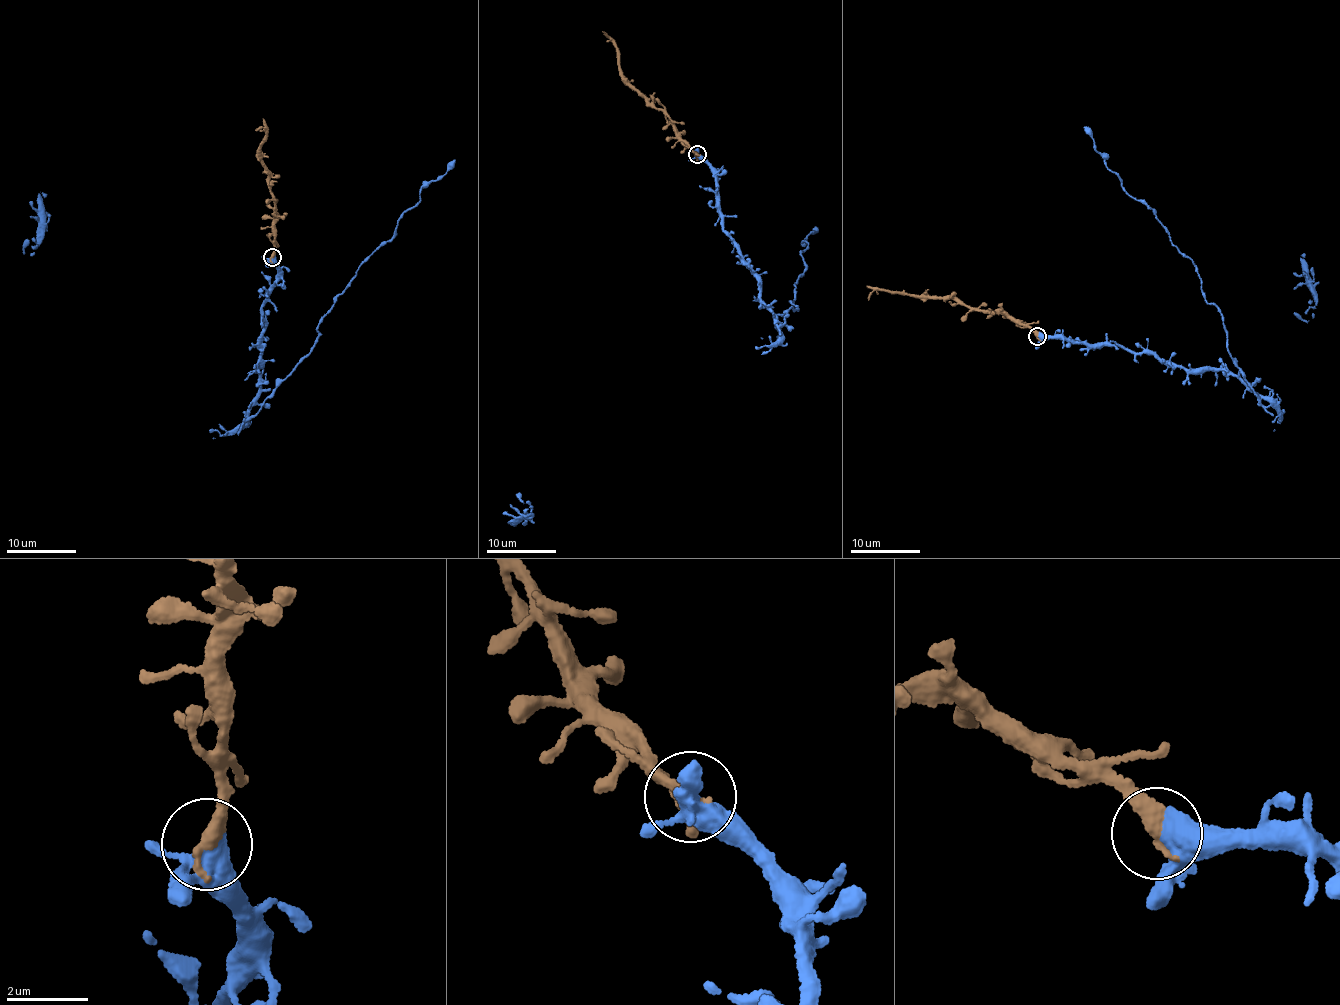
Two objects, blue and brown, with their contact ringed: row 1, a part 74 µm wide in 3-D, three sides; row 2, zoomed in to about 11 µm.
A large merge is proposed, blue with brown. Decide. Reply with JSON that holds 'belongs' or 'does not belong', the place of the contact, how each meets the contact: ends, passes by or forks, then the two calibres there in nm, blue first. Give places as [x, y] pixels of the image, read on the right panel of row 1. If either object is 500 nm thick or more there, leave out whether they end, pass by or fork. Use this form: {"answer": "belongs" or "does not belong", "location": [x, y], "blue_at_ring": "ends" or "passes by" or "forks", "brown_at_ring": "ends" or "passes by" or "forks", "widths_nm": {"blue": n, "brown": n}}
{"answer": "belongs", "location": [1037, 336], "blue_at_ring": "forks", "brown_at_ring": "ends", "widths_nm": {"blue": 400, "brown": 400}}

